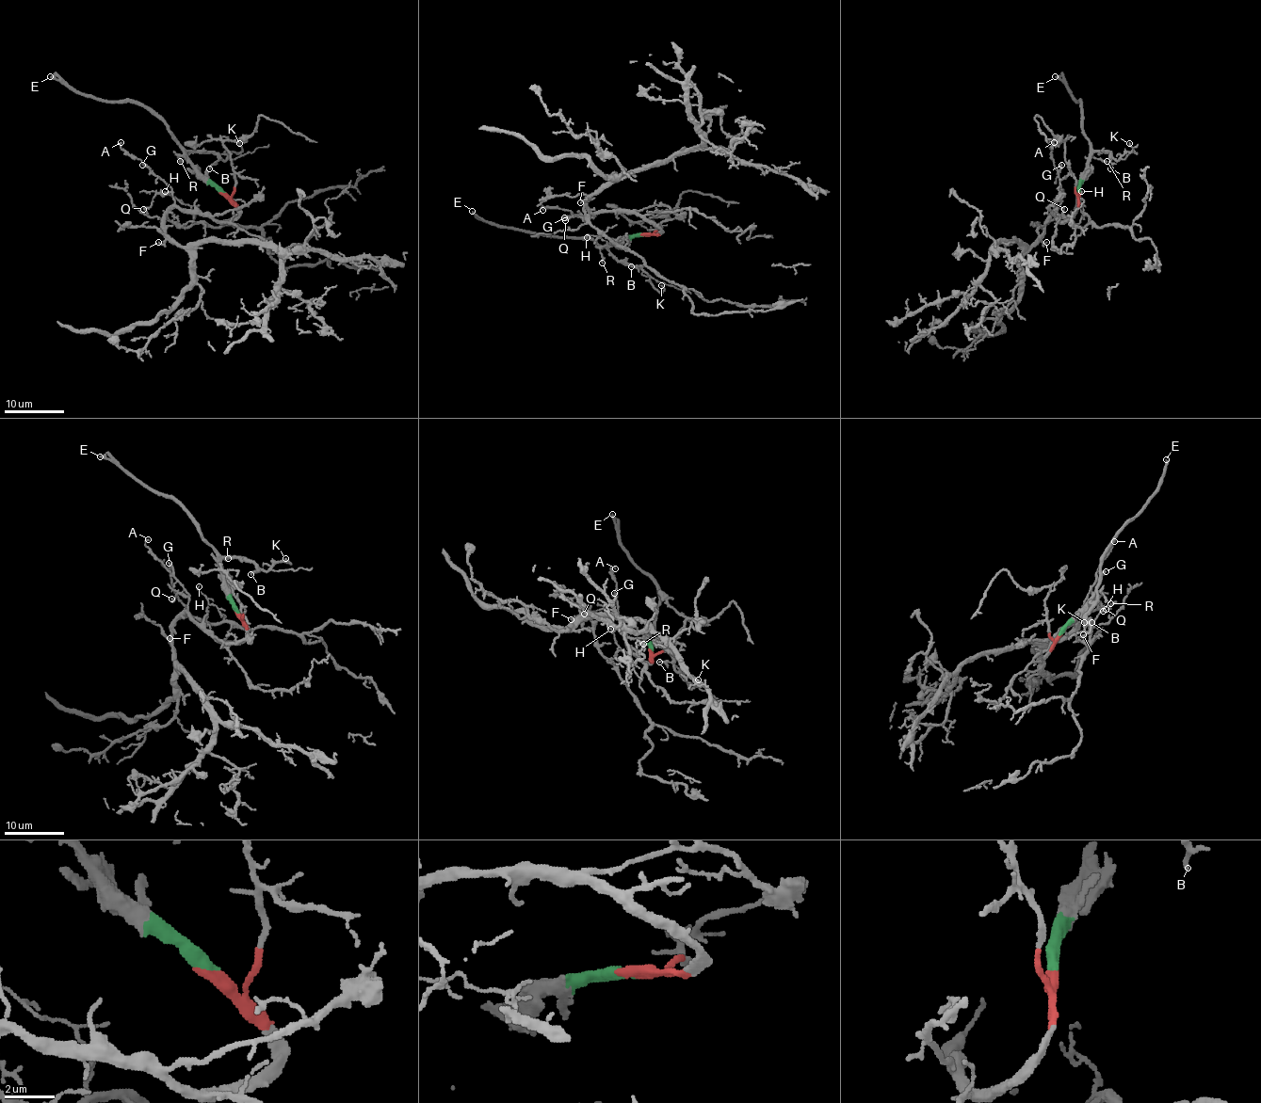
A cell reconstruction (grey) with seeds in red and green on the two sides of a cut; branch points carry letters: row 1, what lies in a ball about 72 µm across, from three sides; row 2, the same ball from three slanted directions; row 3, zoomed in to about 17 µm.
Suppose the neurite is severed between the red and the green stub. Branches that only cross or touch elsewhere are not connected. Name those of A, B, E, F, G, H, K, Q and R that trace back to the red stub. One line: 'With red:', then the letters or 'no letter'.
With red: A, F, G, H, Q

